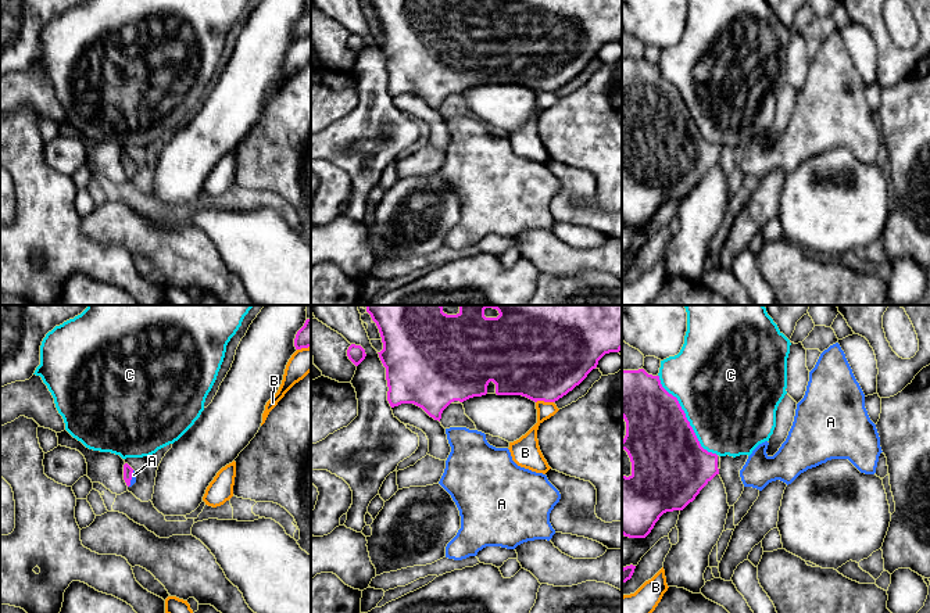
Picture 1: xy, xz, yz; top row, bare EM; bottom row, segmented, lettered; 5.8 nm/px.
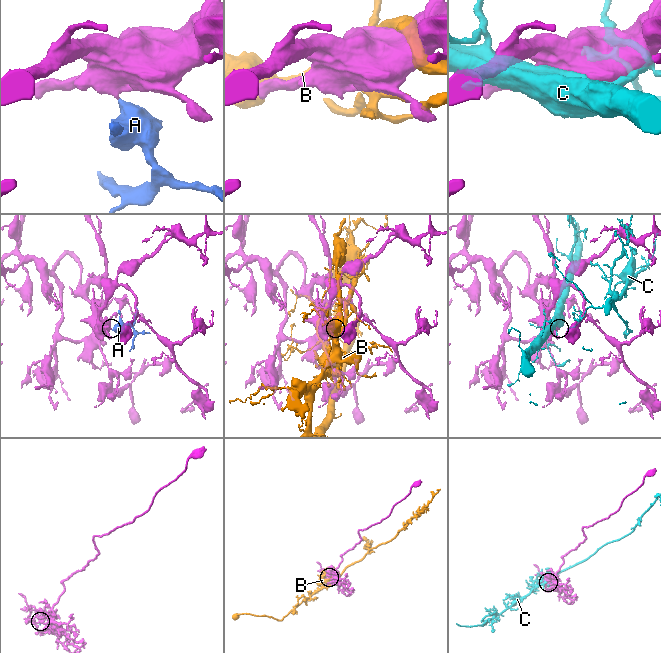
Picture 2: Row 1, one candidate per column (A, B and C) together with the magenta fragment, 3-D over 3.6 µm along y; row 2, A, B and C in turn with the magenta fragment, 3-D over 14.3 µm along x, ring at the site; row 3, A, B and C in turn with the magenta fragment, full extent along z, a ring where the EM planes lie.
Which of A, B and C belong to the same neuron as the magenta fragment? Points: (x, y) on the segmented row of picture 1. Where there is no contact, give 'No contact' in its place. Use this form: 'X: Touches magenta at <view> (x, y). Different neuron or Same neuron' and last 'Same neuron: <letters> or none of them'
A: Touches magenta at xy (131, 479). Same neuron
B: Touches magenta at xz (544, 401). Different neuron
C: Touches magenta at yz (686, 418). Different neuron
Same neuron: A

